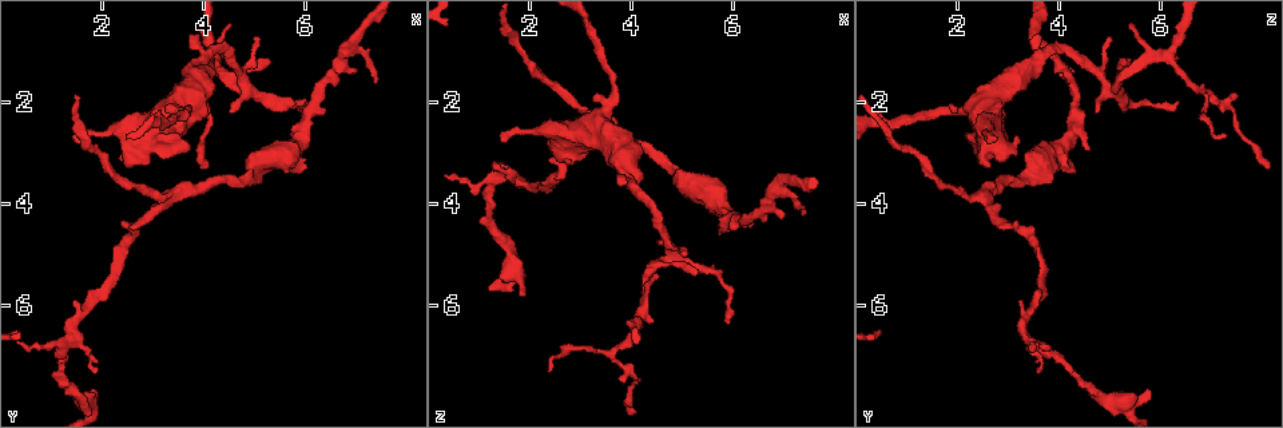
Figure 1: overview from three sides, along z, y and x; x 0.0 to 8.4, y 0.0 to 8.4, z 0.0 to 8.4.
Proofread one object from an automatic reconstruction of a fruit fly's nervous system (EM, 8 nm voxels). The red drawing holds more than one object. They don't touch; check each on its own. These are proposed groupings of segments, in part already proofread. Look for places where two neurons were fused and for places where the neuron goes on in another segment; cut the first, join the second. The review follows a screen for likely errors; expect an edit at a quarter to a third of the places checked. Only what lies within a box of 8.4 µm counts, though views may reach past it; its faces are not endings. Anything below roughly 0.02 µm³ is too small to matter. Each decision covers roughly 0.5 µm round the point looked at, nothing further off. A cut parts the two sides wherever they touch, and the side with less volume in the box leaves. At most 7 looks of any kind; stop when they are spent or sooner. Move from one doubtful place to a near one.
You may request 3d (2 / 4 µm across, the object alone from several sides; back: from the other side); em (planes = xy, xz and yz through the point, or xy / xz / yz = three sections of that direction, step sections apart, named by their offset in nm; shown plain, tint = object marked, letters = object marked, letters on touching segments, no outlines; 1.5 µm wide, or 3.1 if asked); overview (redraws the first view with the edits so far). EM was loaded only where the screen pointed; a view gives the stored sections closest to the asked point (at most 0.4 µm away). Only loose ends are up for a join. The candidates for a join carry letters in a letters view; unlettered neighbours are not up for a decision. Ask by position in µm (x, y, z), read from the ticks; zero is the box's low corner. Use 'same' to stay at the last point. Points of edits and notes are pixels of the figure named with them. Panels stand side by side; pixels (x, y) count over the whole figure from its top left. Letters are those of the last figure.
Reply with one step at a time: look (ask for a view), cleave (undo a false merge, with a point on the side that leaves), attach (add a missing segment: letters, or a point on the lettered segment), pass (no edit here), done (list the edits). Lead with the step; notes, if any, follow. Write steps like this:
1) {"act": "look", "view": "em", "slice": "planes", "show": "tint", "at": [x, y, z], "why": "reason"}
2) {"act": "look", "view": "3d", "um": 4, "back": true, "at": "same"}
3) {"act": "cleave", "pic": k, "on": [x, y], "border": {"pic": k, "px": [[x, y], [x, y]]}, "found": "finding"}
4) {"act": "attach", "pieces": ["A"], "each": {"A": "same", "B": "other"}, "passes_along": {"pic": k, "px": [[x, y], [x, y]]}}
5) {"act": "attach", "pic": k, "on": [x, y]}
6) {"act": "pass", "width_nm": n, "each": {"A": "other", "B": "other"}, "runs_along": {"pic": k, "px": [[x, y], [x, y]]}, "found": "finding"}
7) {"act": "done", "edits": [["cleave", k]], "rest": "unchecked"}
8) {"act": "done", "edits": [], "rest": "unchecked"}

{"act": "look", "view": "em", "slice": "planes", "show": "tint", "at": [4.85, 1.70, 5.00], "why": "sharp bend"}

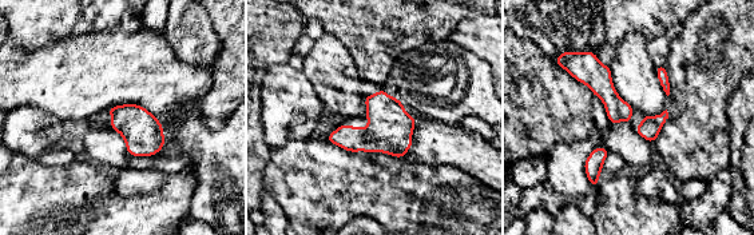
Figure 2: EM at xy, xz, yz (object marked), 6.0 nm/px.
{"act": "look", "view": "em", "slice": "planes", "show": "letters", "at": "same"}

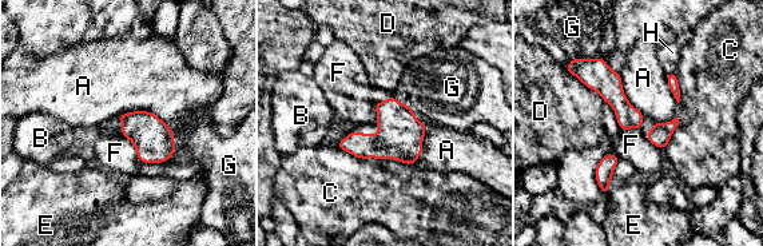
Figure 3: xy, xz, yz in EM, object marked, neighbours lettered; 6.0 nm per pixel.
{"act": "pass", "width_nm": 130, "longest_contact_nm": ["C", 480], "each": {"A": "other", "B": "other", "C": "other", "D": "other", "E": "other", "F": "other", "G": "other", "H": "other"}, "found": "continuous, no second neuron"}

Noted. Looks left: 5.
{"act": "look", "view": "em", "slice": "xy", "step": 4, "show": "letters", "at": [3.95, 1.30, 3.45], "why": "calibre changes"}

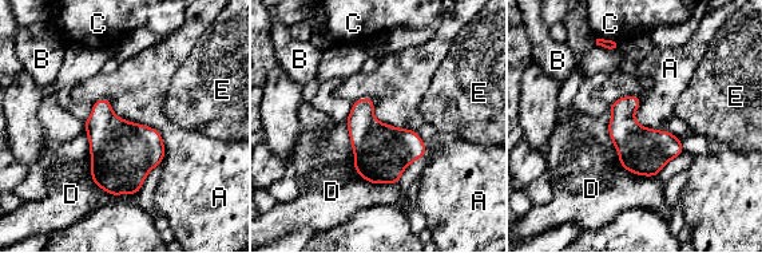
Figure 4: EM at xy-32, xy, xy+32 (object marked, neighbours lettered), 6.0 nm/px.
{"act": "pass", "each": {"A": "other", "B": "other", "C": "other", "D": "other", "E": "other"}, "border": {"pic": 4, "px": [[92, 103], [154, 127], [162, 162]]}, "found": "all the same neuron"}

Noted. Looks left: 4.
{"act": "look", "view": "em", "slice": "yz", "step": 4, "show": "tint", "at": [3.70, 2.95, 2.35]}

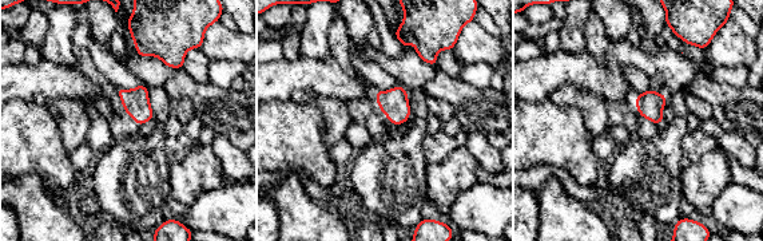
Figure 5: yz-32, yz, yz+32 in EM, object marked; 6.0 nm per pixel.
{"act": "look", "view": "em", "slice": "planes", "show": "letters", "at": "same", "why": "cut it another way"}

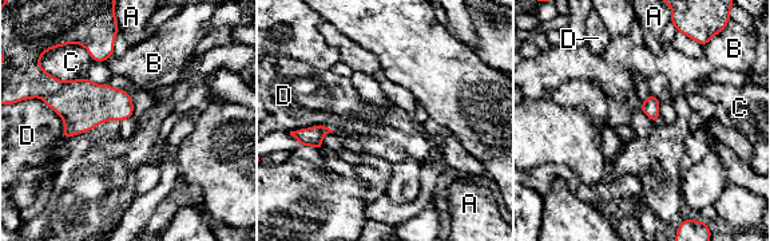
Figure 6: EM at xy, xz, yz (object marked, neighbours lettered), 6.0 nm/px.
{"act": "pass", "each": {"A": "other", "B": "other", "C": "other", "D": "other"}, "border": {"pic": 6, "px": [[38, 97], [62, 119], [67, 138]]}, "found": "no lettered segment goes on from it"}

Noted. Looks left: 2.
{"act": "done", "edits": [], "rest": "unchecked"}

